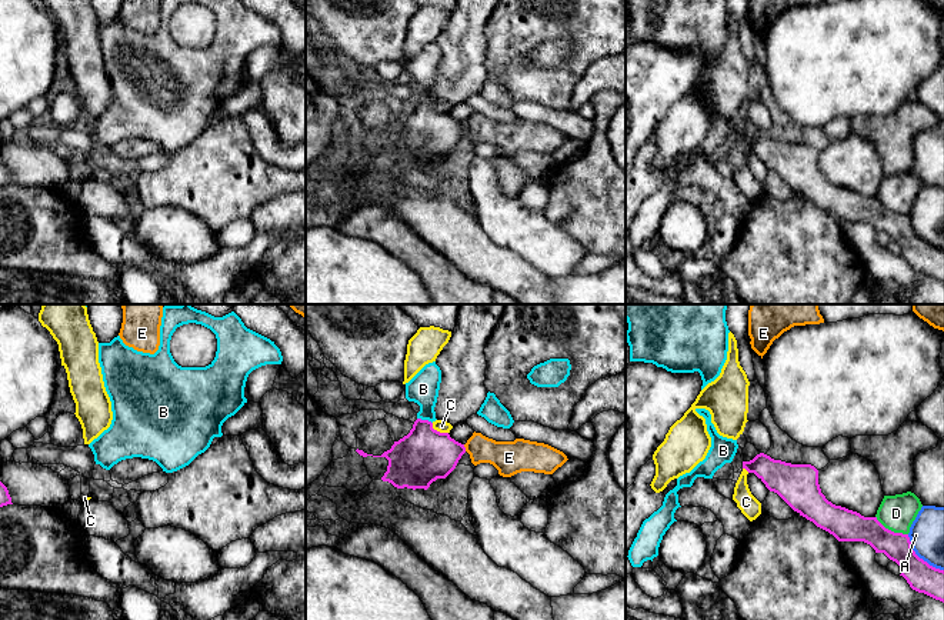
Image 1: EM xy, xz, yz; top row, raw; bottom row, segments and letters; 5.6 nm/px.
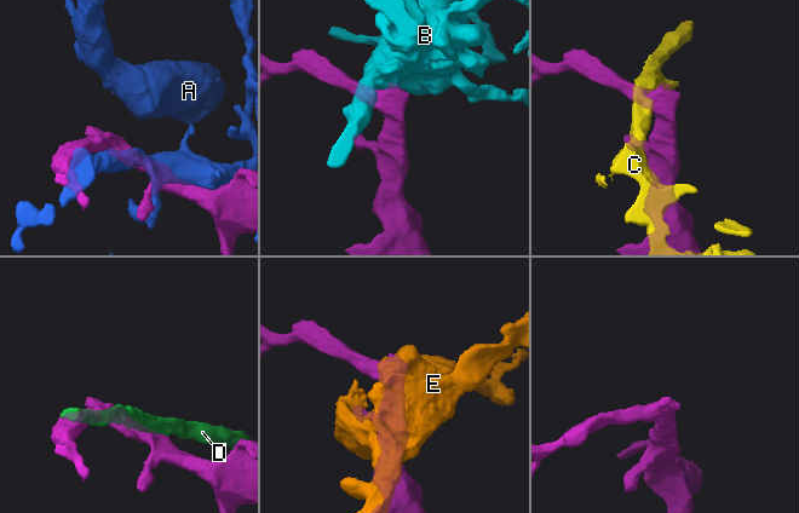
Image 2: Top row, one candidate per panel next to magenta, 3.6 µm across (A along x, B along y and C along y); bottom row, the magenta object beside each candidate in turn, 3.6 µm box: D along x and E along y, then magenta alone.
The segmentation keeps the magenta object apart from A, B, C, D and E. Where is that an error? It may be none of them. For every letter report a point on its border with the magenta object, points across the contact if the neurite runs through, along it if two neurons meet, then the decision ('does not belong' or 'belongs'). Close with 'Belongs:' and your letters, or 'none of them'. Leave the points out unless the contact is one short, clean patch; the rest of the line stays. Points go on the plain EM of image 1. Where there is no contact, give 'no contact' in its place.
A: contact yz (919, 237); does not belong
B: contact xz (424, 100); way xz (424, 134), (424, 100), (423, 69); belongs
C: contact xz (439, 112); border xz (432, 103), (434, 109), (447, 113); does not belong
D: contact yz (890, 210); does not belong
E: contact xz (464, 127); border xz (463, 124), (466, 130); does not belong
Belongs: B

